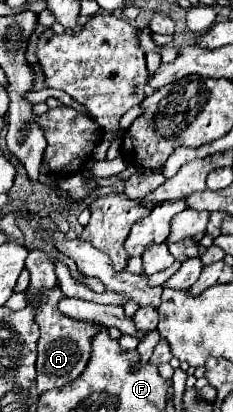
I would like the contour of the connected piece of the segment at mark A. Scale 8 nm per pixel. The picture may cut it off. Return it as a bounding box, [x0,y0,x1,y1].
[25,285,101,393]

